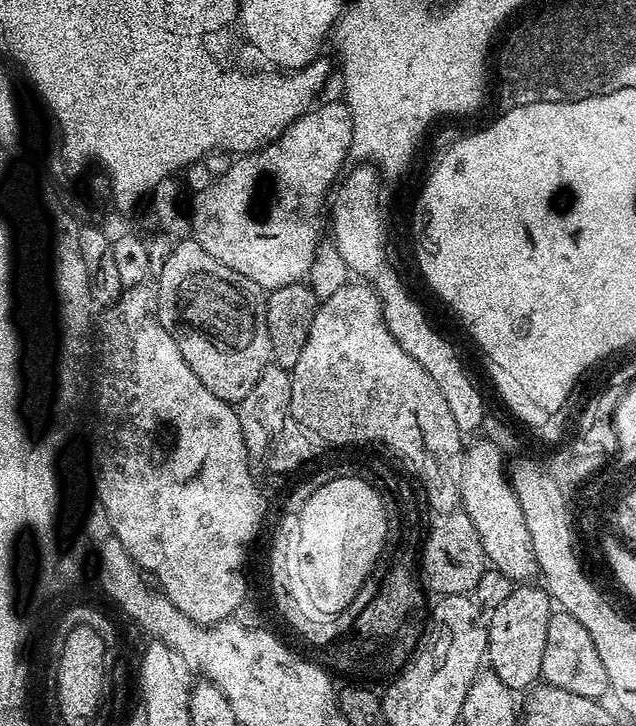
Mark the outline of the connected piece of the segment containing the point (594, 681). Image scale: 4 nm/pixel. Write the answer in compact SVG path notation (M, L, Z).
M563 610L553 611L546 626L546 651L542 653L540 675L547 687L561 688L570 694L600 698L603 692L609 691L606 666L602 666L602 658L598 658L594 638L590 638L586 626L582 626L578 618Z

